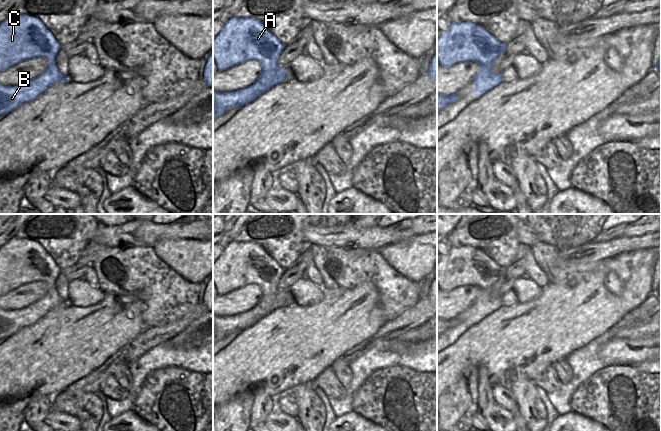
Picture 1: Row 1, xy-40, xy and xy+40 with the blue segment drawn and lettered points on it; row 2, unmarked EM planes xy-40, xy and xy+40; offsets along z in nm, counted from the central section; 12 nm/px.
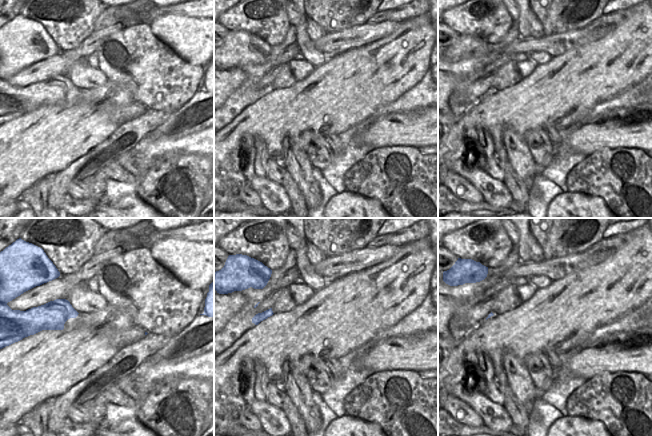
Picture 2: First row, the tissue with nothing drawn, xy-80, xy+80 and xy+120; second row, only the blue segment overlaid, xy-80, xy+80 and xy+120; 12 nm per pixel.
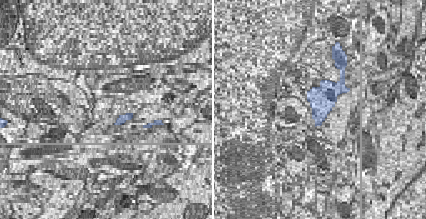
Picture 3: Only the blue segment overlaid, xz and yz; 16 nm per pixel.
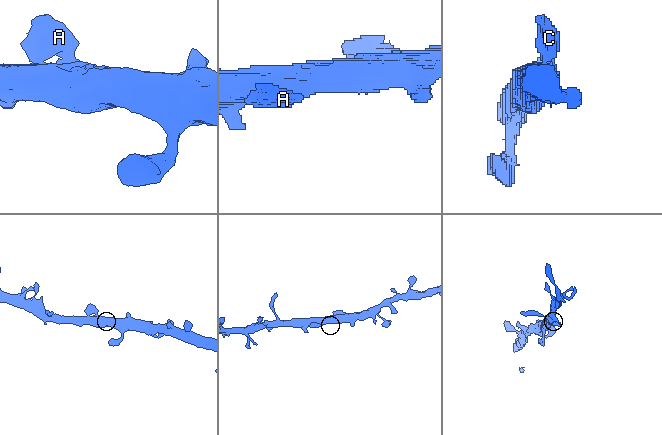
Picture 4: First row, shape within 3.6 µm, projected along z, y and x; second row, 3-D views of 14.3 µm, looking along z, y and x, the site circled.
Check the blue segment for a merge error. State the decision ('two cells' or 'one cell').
one cell

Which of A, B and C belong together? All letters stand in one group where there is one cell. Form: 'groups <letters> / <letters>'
groups A B C

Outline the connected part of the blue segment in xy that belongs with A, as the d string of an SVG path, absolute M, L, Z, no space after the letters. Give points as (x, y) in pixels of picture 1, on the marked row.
M233 17L213 39L213 59L218 71L256 60L263 71L249 87L229 93L213 91L213 120L234 106L254 101L272 87L286 82L286 69L278 65L285 45L256 18Z

